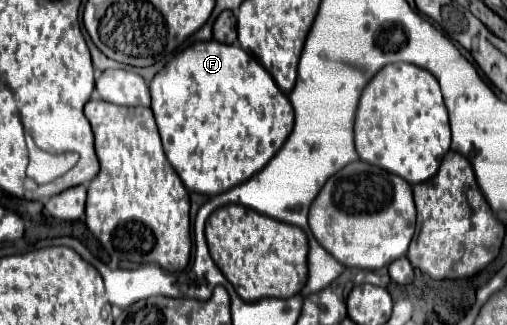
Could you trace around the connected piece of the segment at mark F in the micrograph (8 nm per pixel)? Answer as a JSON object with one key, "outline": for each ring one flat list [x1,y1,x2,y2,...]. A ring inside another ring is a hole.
{"outline":[[199,41,177,53,149,83,151,111,155,115,165,155,187,191,203,195,219,195,261,171,269,159,281,149,293,129,293,107,289,97,277,87,271,75,257,59,239,45]]}

